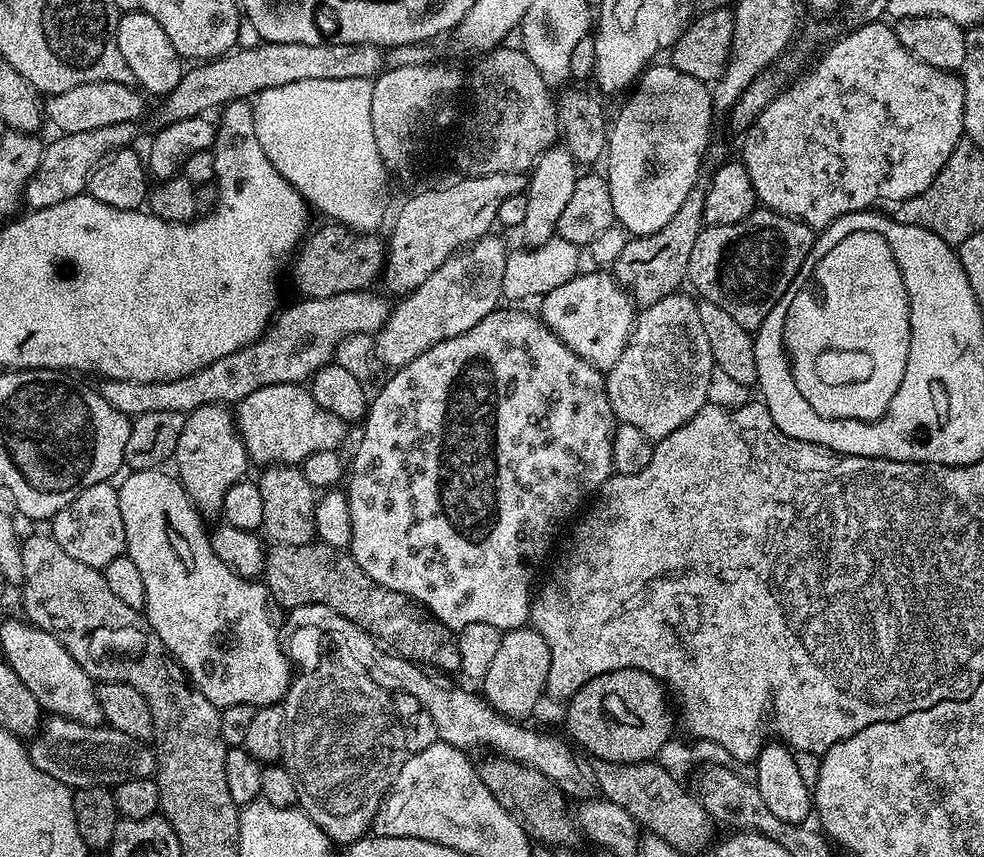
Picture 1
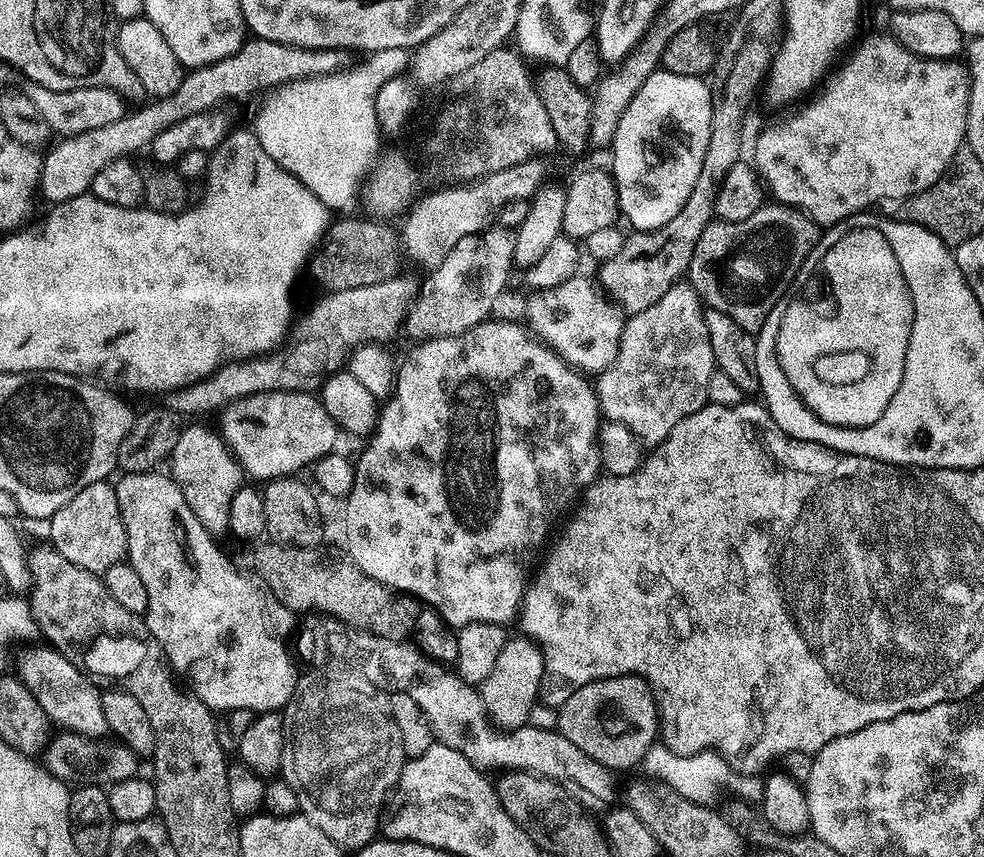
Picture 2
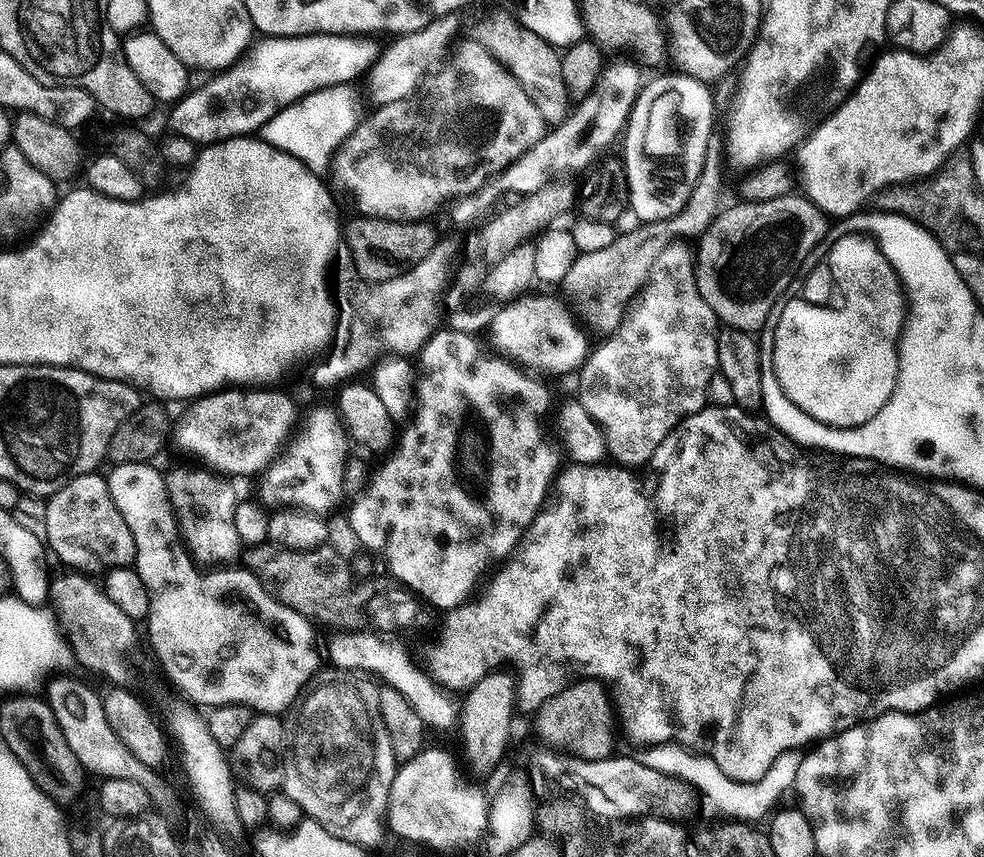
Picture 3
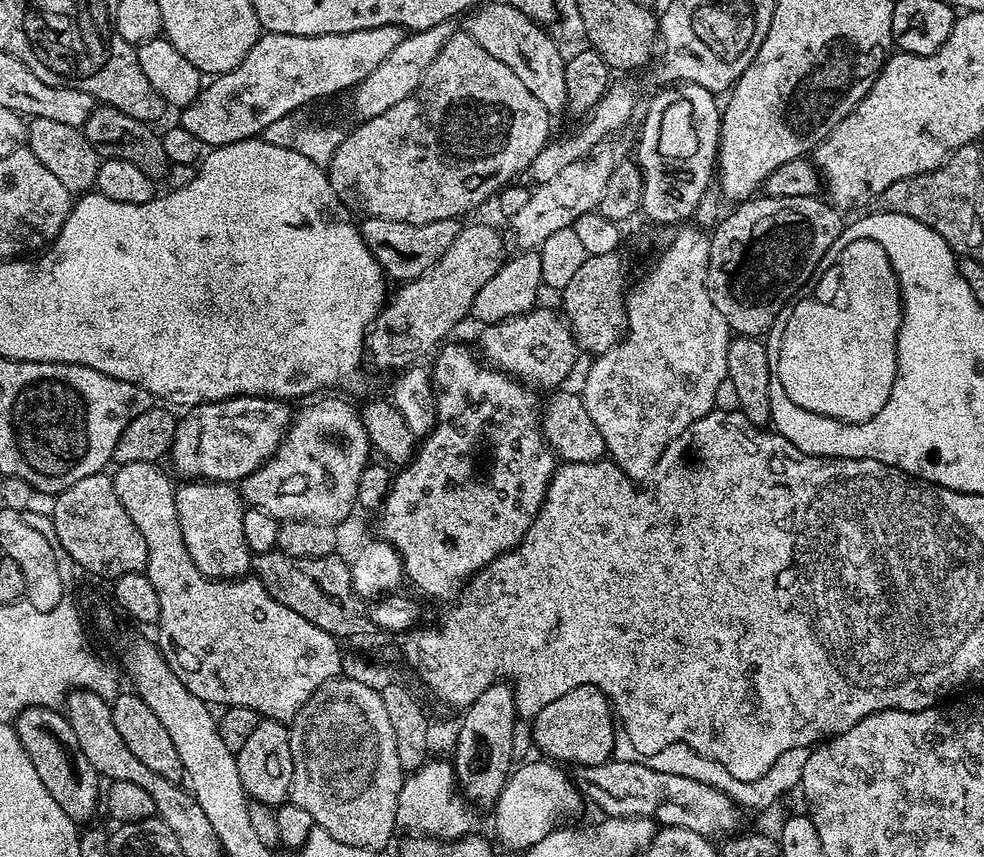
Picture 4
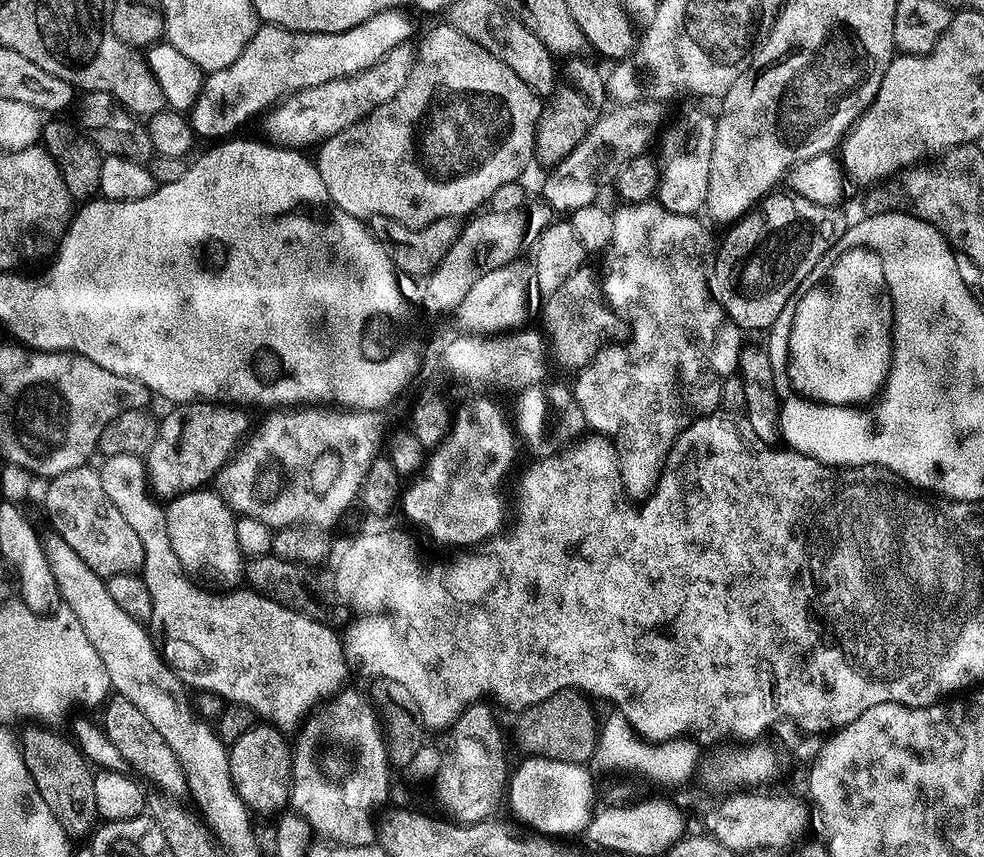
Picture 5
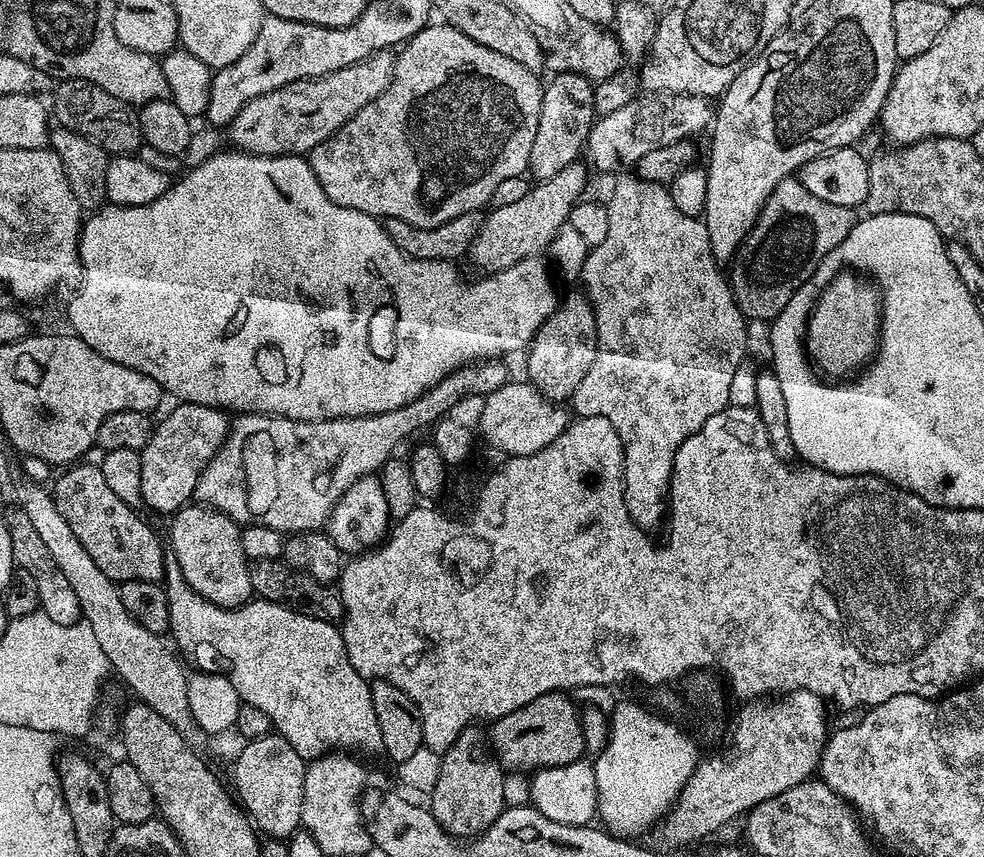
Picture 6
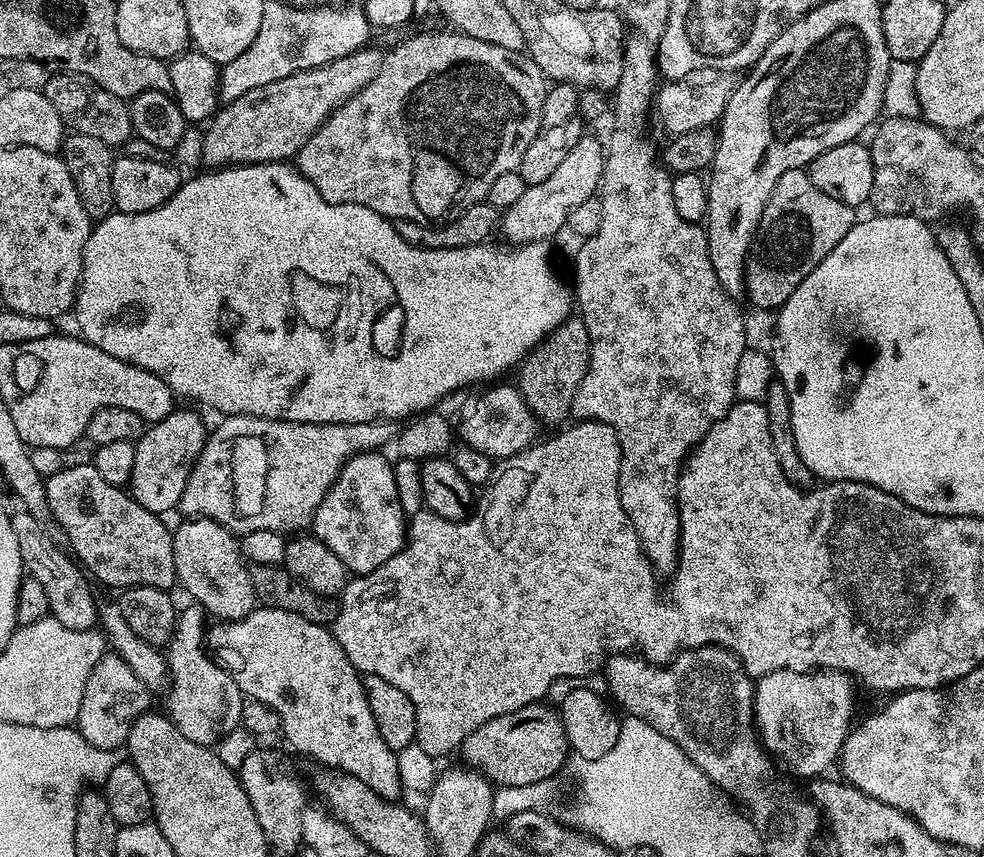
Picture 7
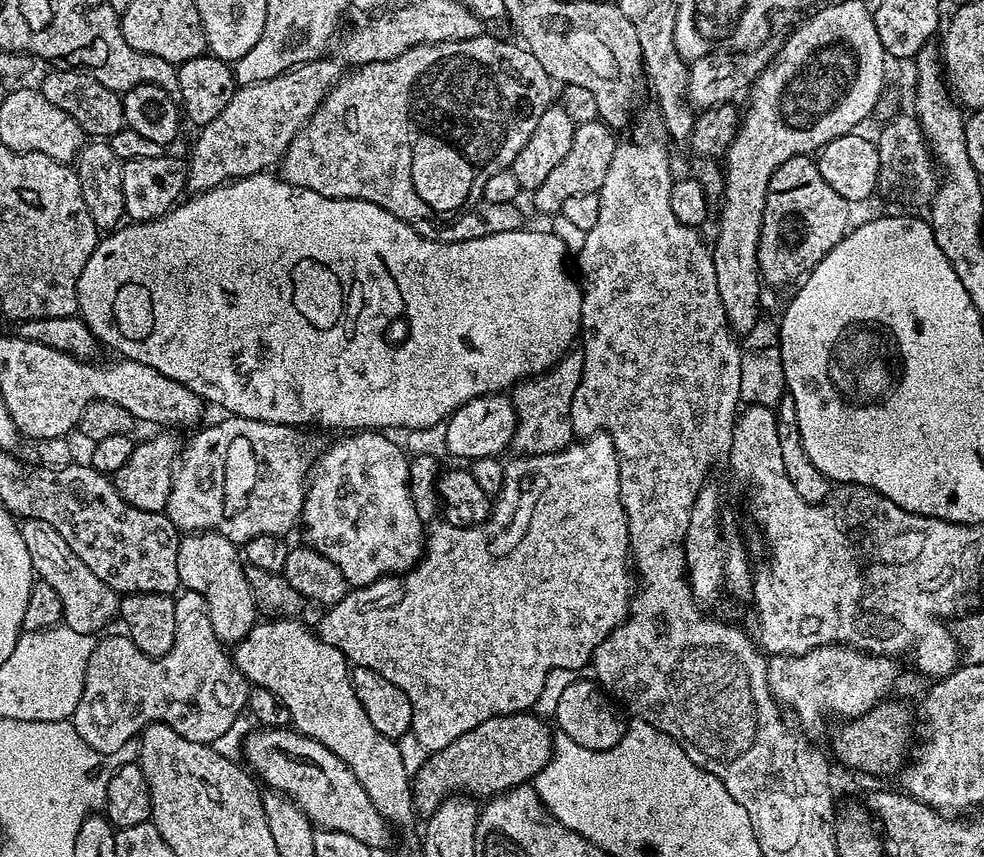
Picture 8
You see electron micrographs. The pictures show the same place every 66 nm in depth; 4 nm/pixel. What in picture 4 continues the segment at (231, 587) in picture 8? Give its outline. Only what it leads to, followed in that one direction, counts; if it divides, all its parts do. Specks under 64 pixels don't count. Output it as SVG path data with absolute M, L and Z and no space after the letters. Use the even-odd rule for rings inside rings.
M196 478L184 482L174 492L176 521L184 549L188 551L188 557L196 569L214 580L240 578L250 568L250 553L242 534L245 509L240 508L240 502L231 486L224 483L228 482L209 482L204 478Z

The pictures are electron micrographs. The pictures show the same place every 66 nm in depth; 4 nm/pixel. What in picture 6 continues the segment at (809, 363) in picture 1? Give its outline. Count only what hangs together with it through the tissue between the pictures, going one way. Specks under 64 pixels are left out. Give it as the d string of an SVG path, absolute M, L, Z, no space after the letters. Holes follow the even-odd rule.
M852 270L841 272L822 289L808 317L806 351L809 361L828 378L848 378L859 373L876 355L881 311L882 296L875 283Z

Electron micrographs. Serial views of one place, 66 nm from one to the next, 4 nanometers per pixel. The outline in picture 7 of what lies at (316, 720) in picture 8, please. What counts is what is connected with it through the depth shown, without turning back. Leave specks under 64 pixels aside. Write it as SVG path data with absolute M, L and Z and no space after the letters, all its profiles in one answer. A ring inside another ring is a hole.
M257 606L248 615L248 622L242 623L242 626L225 626L223 622L216 622L211 627L214 634L206 634L206 642L214 642L212 648L220 650L218 654L222 654L222 658L228 662L224 669L233 676L247 699L266 702L266 706L278 714L283 739L288 739L294 751L332 768L328 770L339 770L366 782L366 786L370 786L370 790L374 790L374 794L378 794L382 800L401 799L397 753L390 750L390 746L382 742L382 734L378 734L378 722L374 722L374 714L370 714L370 702L366 702L361 673L357 672L346 650L342 650L325 625L307 621L297 613ZM264 660L272 664L272 672L266 676L270 676L276 684L258 688L258 684L254 686L254 662Z

